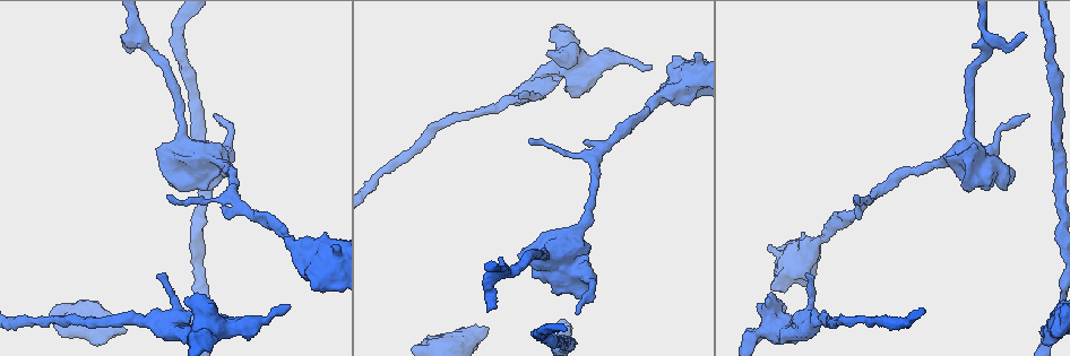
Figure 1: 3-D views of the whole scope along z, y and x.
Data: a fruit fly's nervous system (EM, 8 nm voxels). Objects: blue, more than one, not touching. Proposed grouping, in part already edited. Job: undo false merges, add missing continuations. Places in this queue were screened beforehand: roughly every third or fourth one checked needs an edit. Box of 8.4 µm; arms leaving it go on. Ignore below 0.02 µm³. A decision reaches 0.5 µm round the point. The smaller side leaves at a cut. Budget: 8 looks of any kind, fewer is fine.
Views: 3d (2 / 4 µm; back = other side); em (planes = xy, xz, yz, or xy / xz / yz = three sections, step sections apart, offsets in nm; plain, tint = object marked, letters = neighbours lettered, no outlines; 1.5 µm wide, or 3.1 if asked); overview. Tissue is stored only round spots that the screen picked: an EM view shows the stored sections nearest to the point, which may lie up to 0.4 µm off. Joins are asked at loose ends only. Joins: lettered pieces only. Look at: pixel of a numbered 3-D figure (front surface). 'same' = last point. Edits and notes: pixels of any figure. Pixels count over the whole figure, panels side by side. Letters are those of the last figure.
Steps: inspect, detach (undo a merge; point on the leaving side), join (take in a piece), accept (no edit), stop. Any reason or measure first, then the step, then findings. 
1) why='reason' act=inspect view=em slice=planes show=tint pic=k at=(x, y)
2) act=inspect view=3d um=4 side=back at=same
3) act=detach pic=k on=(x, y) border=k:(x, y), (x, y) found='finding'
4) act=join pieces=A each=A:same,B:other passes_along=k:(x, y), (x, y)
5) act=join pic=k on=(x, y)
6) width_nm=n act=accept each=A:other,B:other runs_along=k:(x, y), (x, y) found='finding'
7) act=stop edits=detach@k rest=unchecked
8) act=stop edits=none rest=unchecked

act=inspect view=em slice=xz step=8 show=tint pic=1 at=(1027, 116)

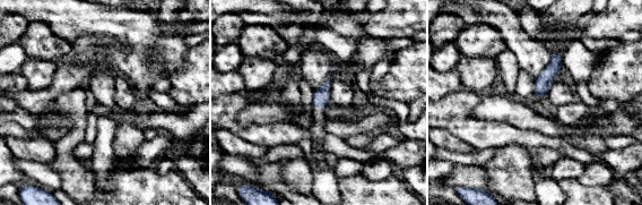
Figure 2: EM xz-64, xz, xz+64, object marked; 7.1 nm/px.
why='another direction' act=inspect view=em slice=planes show=letters at=same

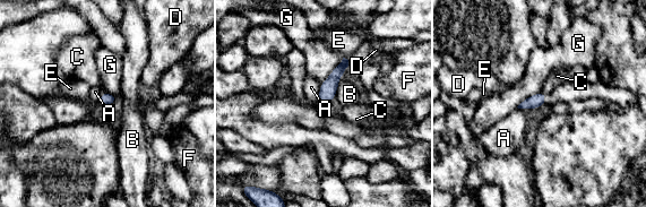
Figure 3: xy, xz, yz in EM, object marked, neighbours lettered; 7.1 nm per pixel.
longest_contact=G:260nm act=accept each=A:other,B:other,C:other,D:other,E:other,F:other,G:other runs_along=3:(345, 62), (320, 103) found='no lettered piece goes on from it'

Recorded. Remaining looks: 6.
why='free end' act=inspect view=3d um=4 pic=1 at=(127, 330)

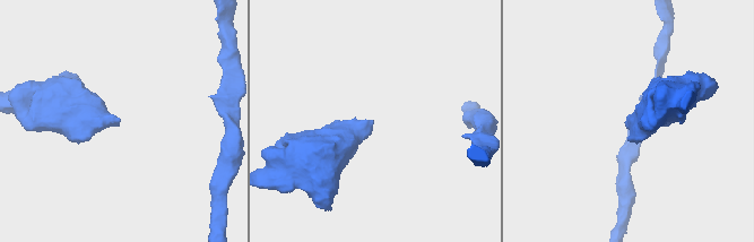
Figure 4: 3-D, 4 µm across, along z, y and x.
act=inspect view=em slice=planes show=tint pic=4 at=(628, 117)

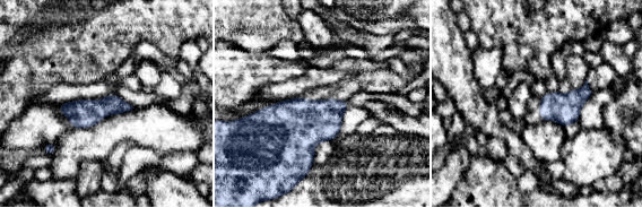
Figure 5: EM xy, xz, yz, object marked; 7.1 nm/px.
act=inspect view=em slice=planes show=letters at=same

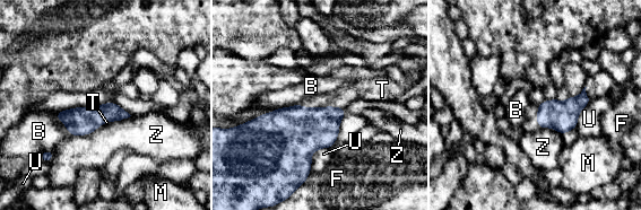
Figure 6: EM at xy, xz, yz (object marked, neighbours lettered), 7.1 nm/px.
act=join pieces=T each=B:other,F:other,M:other,T:same,U:other,Z:other passes_along=6:(296, 132), (321, 107), (341, 97) found='the neuron continues'

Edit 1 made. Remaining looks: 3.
why='free end' act=inspect view=em slice=planes show=tint pic=1 at=(652, 66)

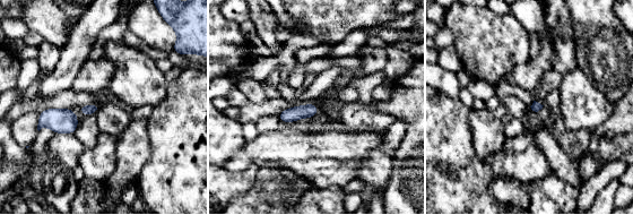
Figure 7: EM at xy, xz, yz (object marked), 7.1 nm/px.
why='see the neighbours' act=inspect view=em slice=planes show=letters at=same

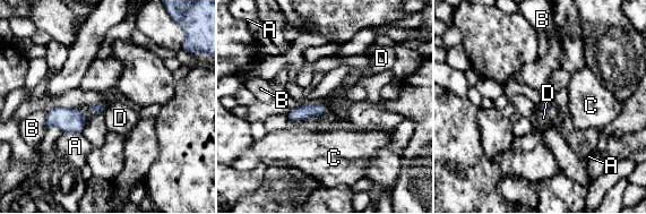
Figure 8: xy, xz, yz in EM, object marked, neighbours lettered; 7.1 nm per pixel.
act=accept each=A:other,B:other,C:other,D:other border=8:(552, 104), (545, 110), (539, 108) found='none of them fits'

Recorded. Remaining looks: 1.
act=stop edits=join@6 rest=unchecked

